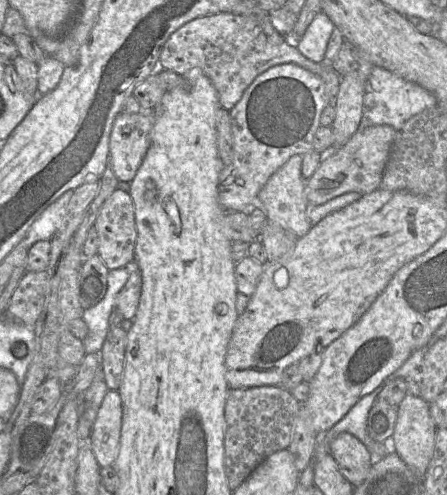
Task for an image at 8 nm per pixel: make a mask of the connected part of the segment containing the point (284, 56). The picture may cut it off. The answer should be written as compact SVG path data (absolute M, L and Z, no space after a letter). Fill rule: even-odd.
M215 13L191 20L177 29L165 42L159 58L159 67L186 75L191 69L200 69L218 92L222 108L230 111L257 76L269 68L294 63L321 76L329 67L306 58L295 43L275 32L264 32L261 20L255 15Z

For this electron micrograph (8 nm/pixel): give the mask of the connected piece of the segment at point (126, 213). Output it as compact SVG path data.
M117 188L103 203L94 227L98 233L98 255L109 270L123 268L134 261L137 229L135 208L130 193Z

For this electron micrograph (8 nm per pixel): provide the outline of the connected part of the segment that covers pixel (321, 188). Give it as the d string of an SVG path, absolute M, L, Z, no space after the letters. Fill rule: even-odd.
M386 124L358 129L349 141L323 155L315 173L306 180L308 204L318 206L348 192L369 194L380 187L396 130Z

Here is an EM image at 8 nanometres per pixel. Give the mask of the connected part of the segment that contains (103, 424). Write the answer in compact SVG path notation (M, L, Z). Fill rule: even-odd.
M108 390L105 394L89 438L89 445L101 467L113 466L119 452L122 401L119 392Z

